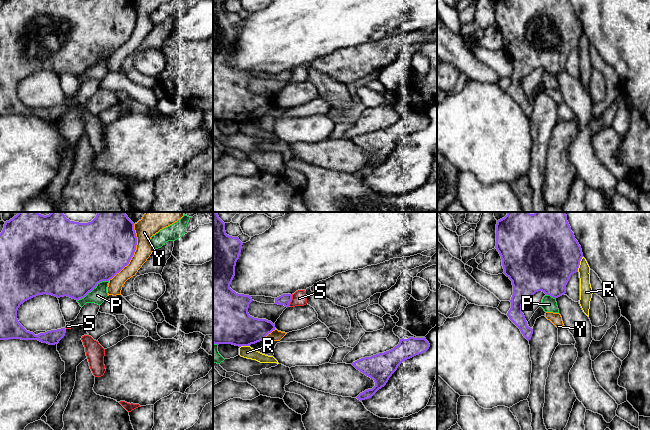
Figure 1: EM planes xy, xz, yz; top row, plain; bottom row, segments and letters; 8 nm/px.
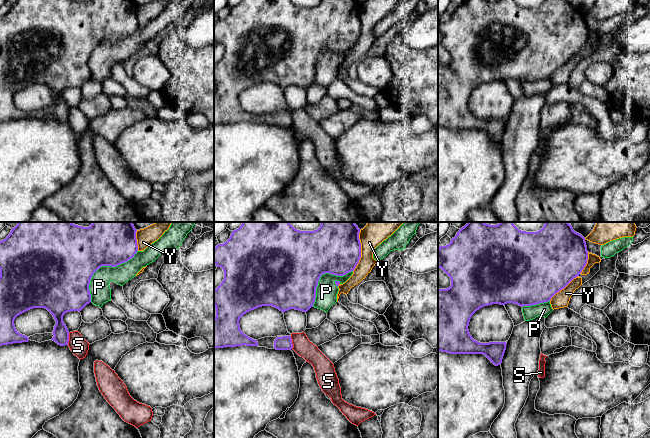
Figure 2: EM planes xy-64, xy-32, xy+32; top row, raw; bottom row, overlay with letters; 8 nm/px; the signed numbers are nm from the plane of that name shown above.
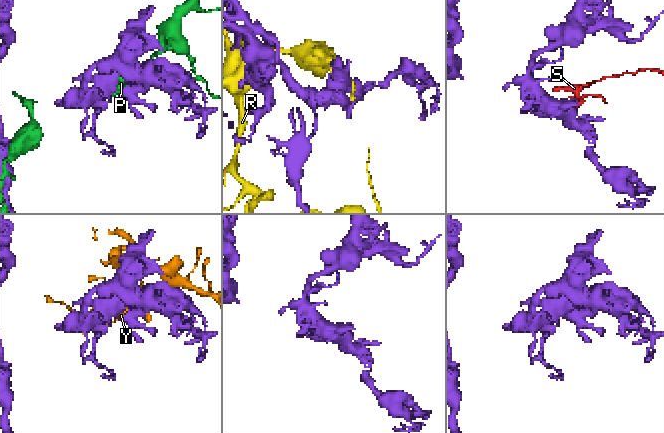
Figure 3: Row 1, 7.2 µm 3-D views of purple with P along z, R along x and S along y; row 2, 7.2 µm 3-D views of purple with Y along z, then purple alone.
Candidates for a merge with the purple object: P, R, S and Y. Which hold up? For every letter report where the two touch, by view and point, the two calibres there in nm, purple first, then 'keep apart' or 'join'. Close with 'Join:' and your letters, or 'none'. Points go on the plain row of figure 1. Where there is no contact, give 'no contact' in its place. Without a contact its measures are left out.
P: xy (92, 65) | 500/120 nm | keep apart
R: yz (579, 39) | 480/100 nm | keep apart
S: xz (291, 75) | 90/120 nm | keep apart
Y: xy (133, 30) | 420/140 nm | keep apart
Join: none

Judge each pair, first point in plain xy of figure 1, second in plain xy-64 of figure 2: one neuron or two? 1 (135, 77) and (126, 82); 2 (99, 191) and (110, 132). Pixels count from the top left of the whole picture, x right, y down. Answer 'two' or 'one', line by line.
1: one
2: one

